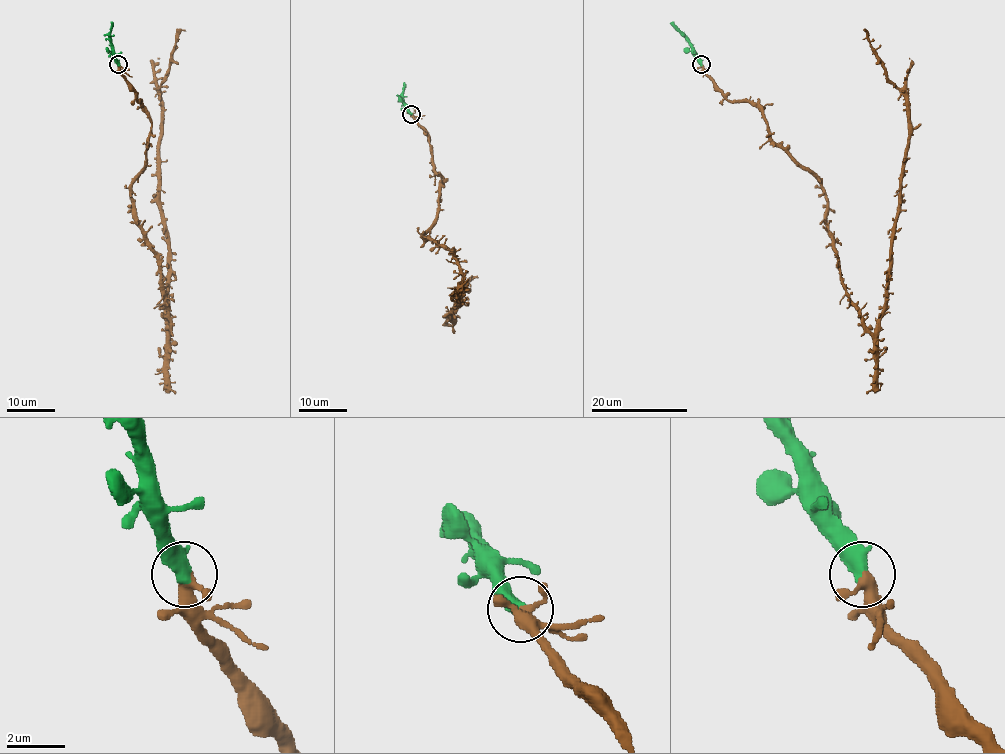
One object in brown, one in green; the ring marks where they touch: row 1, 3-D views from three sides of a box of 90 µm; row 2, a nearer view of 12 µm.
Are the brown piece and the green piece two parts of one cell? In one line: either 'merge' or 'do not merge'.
merge

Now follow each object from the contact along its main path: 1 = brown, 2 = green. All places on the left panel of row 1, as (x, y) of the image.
1: (119, 65), (151, 124), (132, 199), (134, 220), (156, 258), (167, 329), (160, 84), (185, 31)
2: (119, 65), (110, 39), (110, 21)

